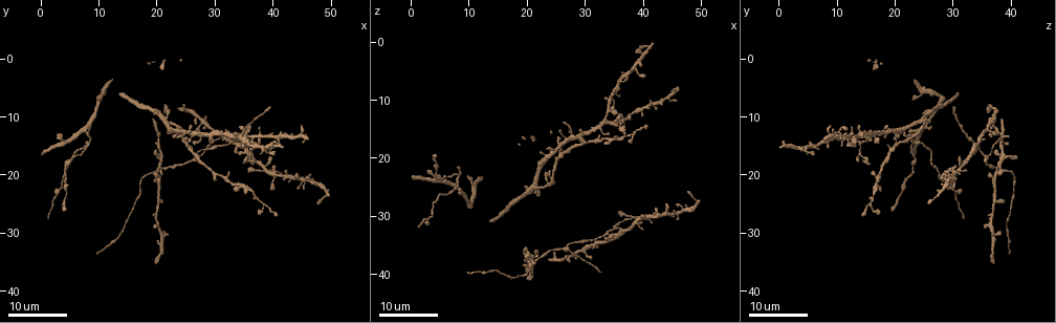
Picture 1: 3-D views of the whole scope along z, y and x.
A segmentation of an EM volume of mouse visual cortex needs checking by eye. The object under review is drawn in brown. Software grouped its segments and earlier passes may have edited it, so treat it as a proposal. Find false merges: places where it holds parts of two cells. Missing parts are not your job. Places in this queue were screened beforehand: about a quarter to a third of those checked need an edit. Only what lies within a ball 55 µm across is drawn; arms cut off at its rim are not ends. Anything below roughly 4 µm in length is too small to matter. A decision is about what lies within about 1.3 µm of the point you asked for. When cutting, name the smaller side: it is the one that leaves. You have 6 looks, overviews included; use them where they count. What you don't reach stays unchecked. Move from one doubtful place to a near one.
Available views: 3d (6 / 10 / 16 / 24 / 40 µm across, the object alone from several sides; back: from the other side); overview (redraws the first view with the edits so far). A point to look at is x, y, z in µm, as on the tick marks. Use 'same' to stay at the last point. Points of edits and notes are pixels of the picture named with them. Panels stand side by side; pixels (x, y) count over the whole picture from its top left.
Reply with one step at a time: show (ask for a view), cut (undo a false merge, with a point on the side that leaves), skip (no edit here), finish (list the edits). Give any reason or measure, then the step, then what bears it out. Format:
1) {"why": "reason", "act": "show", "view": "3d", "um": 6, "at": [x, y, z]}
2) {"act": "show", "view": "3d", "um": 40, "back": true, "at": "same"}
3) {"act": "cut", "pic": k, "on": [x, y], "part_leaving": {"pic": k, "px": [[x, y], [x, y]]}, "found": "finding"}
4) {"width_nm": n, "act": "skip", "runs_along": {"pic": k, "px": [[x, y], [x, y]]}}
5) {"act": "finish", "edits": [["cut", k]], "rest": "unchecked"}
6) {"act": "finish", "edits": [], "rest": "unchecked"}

{"why": "looks like a crossing", "act": "show", "view": "3d", "um": 24, "at": [36.0, 14.0, 13.0]}

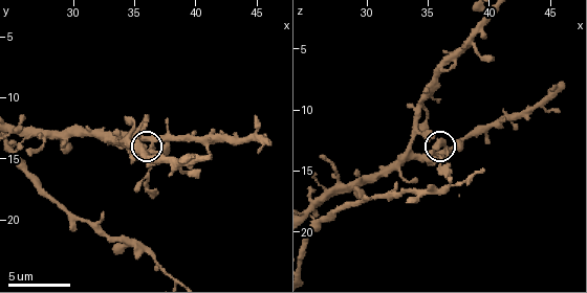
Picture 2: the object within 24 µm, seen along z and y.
{"act": "show", "view": "3d", "um": 10, "at": [36.6, 14.0, 13.4]}

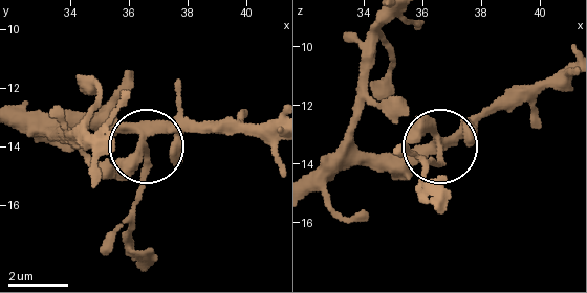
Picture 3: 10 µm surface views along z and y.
{"act": "cut", "pic": 3, "on": [145, 184], "part_leaving": {"pic": 3, "px": [[147, 149], [131, 246], [152, 261]]}, "found": "two cells meet here"}

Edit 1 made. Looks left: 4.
{"act": "show", "view": "overview"}

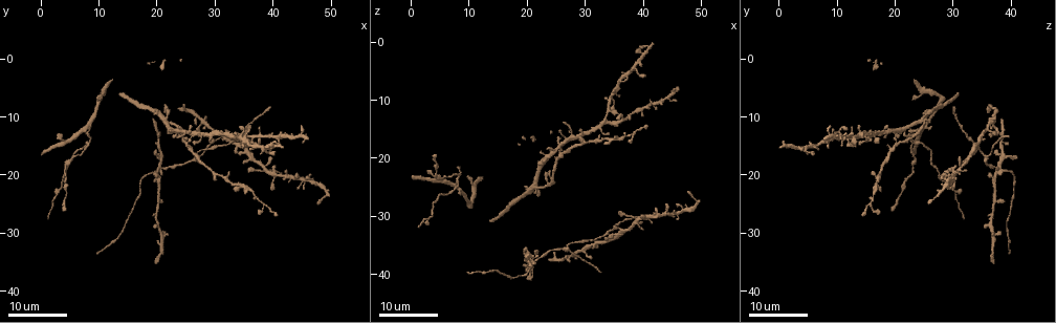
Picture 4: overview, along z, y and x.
{"why": "four or more arms meet", "act": "show", "view": "3d", "um": 16, "at": [8.0, 14.0, 23.5]}

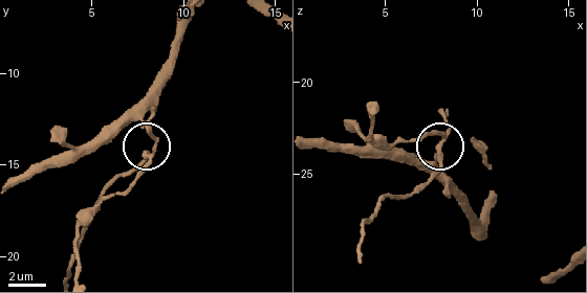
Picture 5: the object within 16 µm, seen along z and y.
{"why": "zoom in", "act": "show", "view": "3d", "um": 10, "at": [8.0, 14.5, 23.8]}

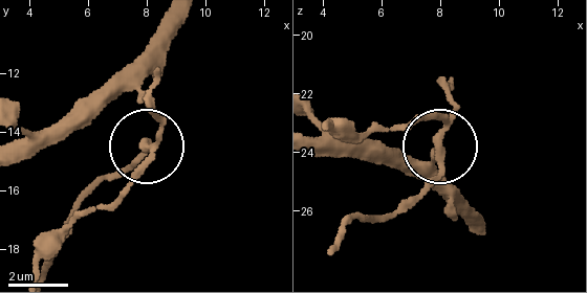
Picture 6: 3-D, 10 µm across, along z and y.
{"act": "cut", "pic": 6, "on": [131, 184], "part_leaving": {"pic": 6, "px": [[446, 124], [431, 116], [393, 131], [328, 124]]}, "found": "a second cell is stuck on"}

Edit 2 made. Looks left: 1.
{"act": "finish", "edits": [["cut", 3], ["cut", 6]], "rest": "unchecked"}

